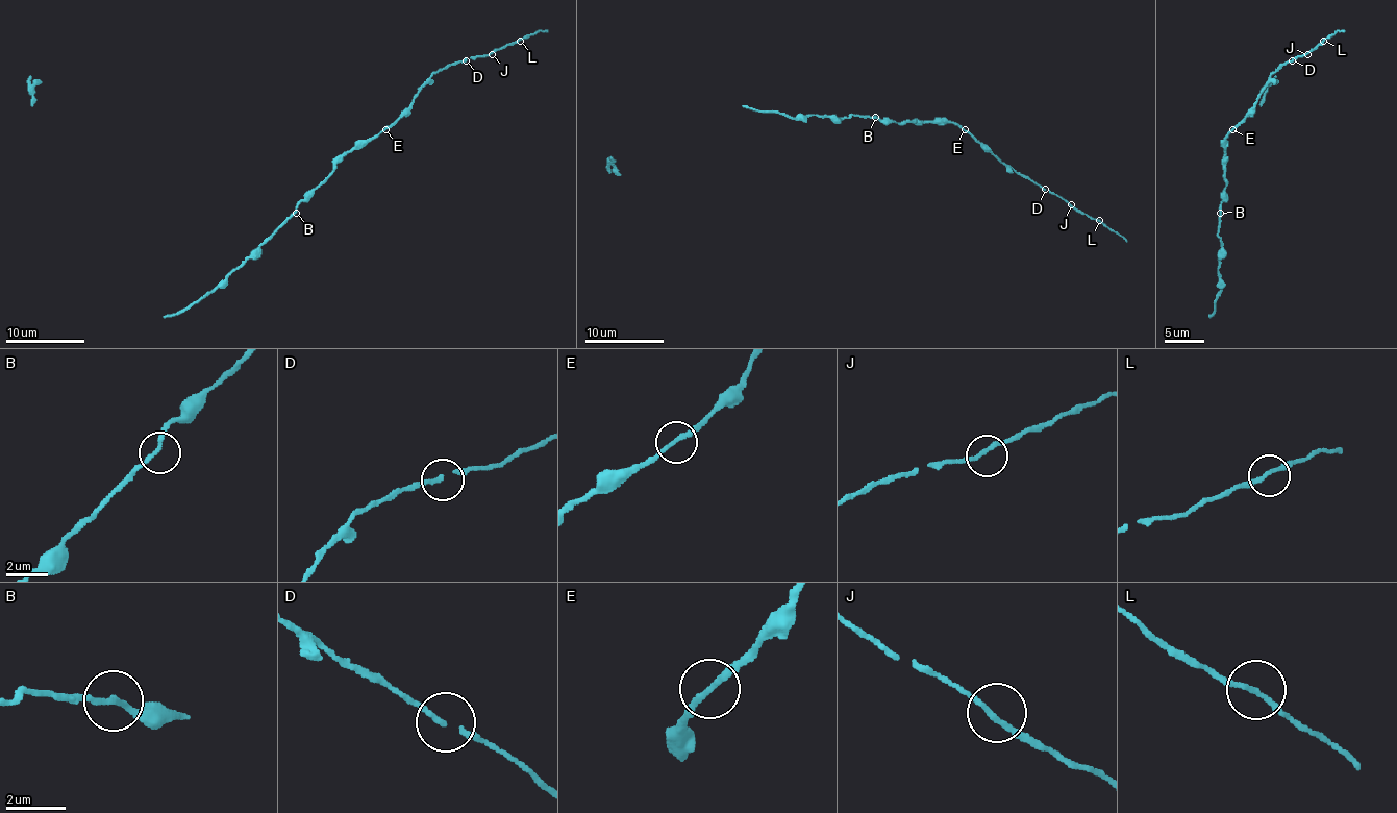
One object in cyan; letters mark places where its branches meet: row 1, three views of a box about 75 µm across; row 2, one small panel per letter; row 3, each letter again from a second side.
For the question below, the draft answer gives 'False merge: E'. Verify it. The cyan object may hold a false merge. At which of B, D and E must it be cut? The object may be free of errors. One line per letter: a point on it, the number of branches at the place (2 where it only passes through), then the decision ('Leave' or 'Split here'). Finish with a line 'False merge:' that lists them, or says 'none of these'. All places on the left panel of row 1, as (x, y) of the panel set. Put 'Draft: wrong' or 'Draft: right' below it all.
B: Place: (296, 213). Branches: 2. Leave
D: Place: (466, 60). Branches: 2. Leave
E: Place: (385, 129). Branches: 2. Leave
False merge: none of these
Draft: wrong

